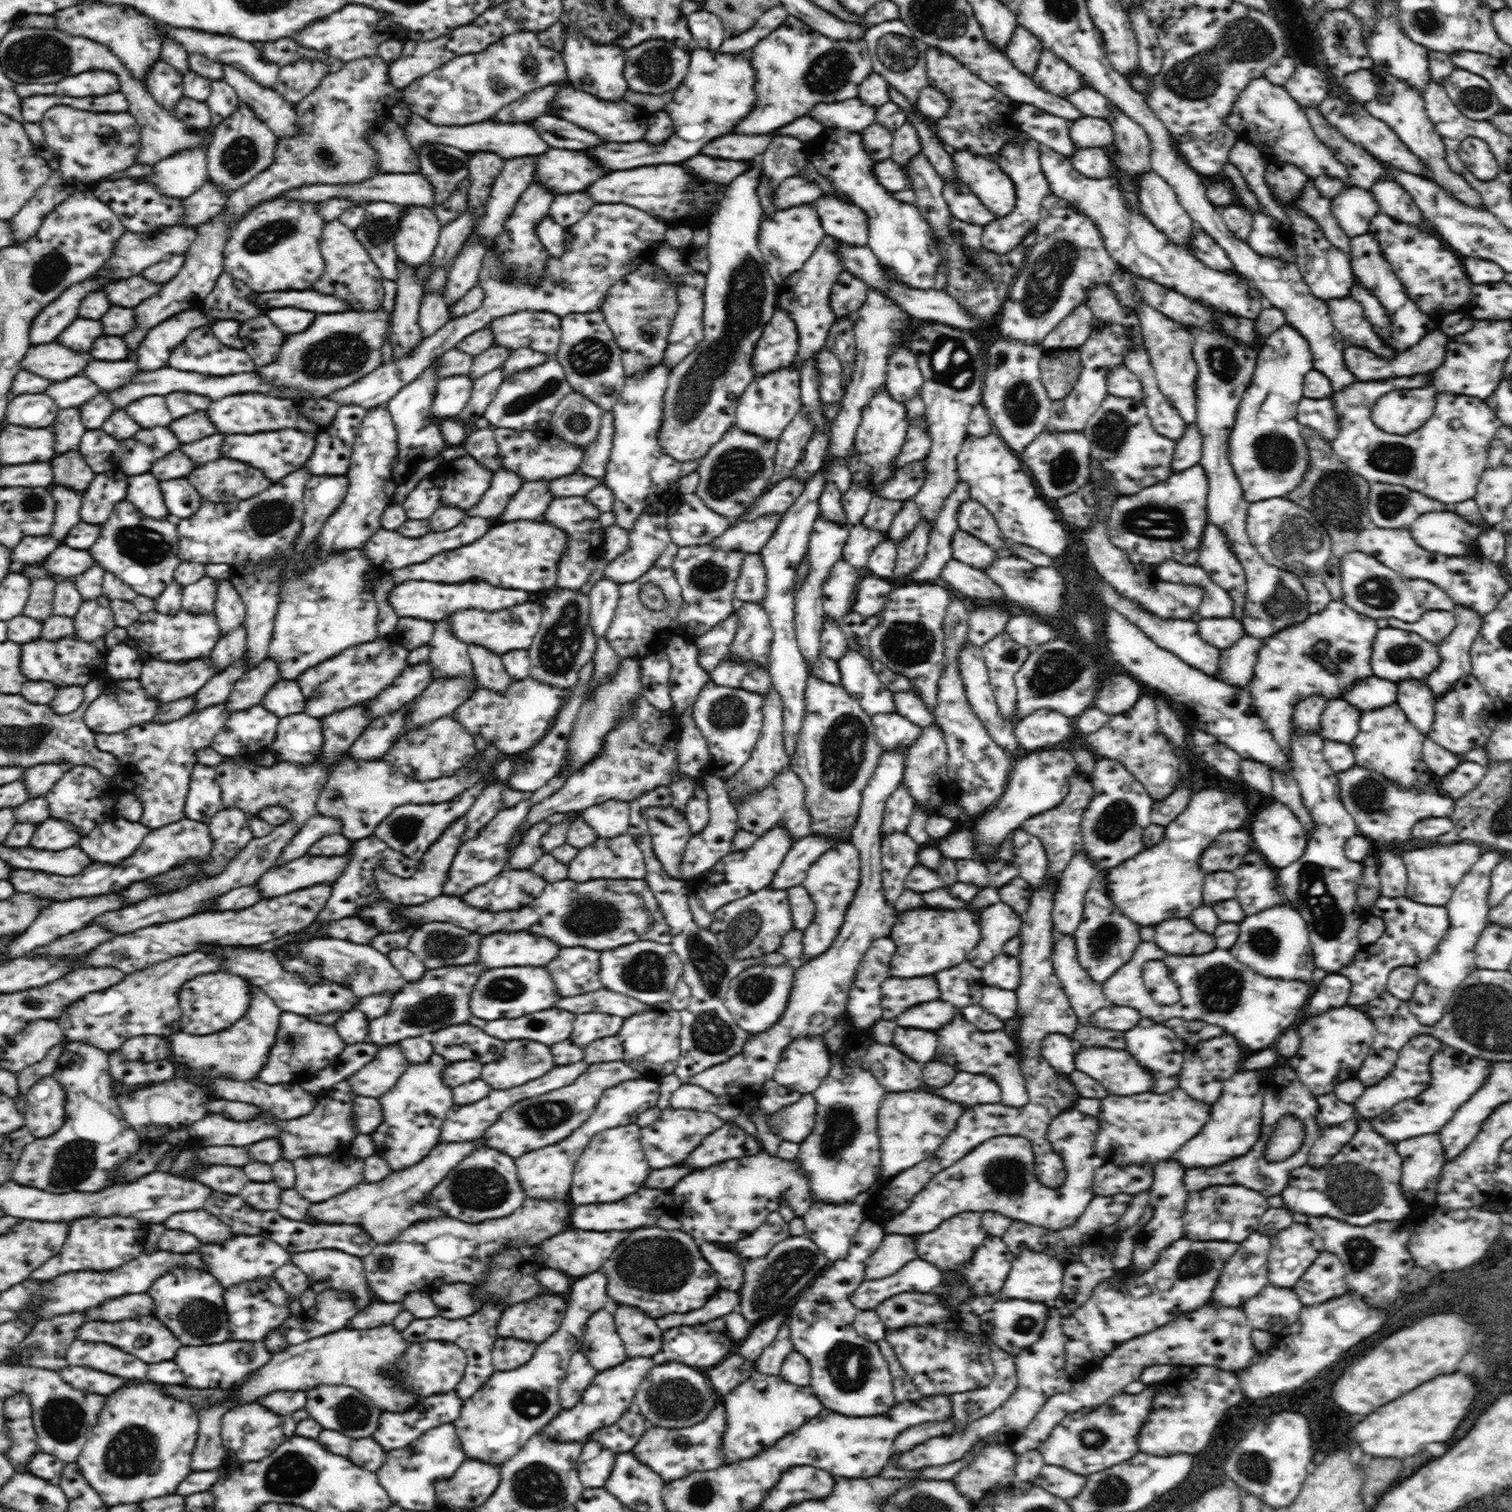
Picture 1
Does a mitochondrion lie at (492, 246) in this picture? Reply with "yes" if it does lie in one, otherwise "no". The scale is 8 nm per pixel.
no

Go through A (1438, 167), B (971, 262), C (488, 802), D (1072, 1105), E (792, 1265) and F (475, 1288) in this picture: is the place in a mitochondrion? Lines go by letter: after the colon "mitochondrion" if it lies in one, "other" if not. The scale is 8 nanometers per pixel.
A: other
B: other
C: other
D: other
E: mitochondrion
F: other

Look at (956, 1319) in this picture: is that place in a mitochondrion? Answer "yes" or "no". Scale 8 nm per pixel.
no

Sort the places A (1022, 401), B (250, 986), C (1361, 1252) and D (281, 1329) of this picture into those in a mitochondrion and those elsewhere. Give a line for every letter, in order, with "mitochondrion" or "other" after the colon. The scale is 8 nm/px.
A: mitochondrion
B: other
C: mitochondrion
D: other

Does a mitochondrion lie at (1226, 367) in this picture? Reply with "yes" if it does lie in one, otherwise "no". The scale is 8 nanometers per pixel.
yes

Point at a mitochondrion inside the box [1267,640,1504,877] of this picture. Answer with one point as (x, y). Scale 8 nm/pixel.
(1368, 795)

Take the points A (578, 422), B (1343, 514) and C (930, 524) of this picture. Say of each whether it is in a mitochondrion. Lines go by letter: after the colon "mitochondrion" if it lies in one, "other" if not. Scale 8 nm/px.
A: mitochondrion
B: mitochondrion
C: other

